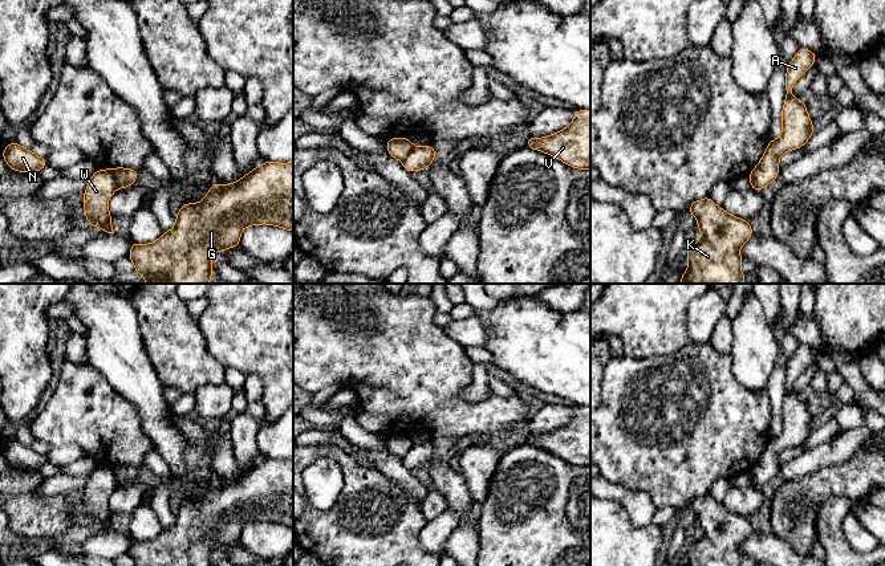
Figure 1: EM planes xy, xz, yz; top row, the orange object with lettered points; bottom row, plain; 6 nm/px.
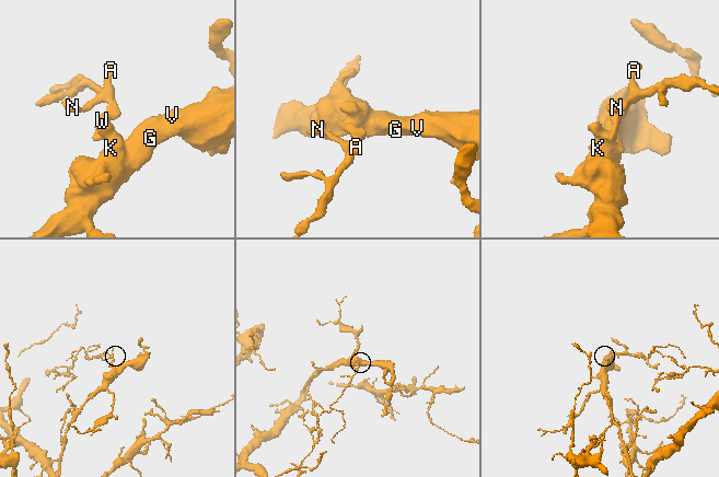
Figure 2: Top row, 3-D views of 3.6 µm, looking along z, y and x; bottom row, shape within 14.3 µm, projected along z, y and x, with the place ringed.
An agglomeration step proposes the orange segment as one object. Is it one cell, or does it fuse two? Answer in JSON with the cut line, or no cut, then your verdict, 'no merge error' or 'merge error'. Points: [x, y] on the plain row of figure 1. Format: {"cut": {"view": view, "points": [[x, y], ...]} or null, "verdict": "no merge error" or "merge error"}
{"cut": {"view": "xy", "points": [[109, 465], [117, 484]]}, "verdict": "merge error"}

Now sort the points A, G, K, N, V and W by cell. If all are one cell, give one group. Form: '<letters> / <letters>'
A N / G K V W

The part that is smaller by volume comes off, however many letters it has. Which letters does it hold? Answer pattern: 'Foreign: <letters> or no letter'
Foreign: A, N

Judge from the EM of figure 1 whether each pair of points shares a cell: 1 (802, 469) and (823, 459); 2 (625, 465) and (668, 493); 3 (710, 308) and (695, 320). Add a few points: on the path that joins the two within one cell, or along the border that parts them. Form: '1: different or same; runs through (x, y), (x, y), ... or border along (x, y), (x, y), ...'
1: same; runs through (807, 464), (817, 459)
2: same; runs through (640, 464), (653, 464), (668, 479)
3: same; runs through (706, 310), (699, 317)

